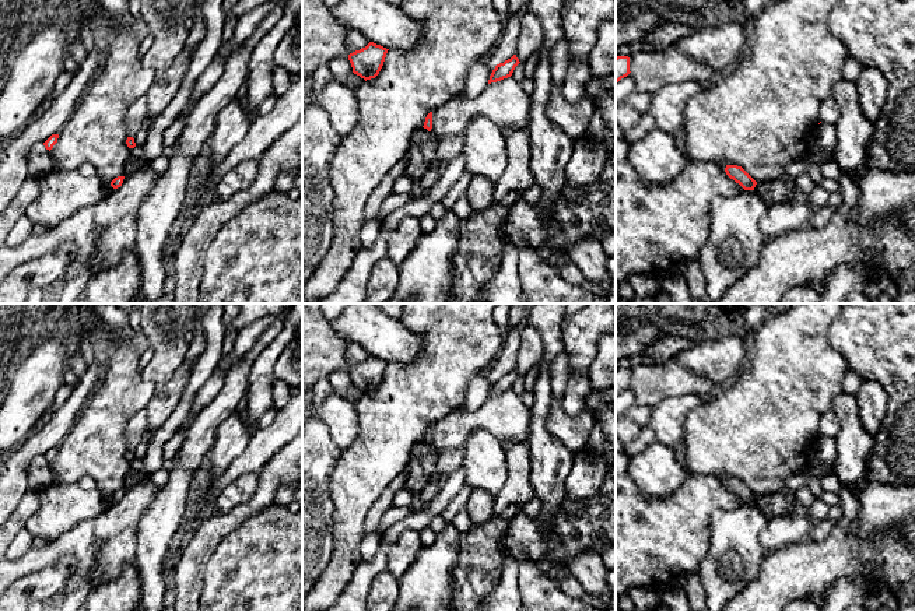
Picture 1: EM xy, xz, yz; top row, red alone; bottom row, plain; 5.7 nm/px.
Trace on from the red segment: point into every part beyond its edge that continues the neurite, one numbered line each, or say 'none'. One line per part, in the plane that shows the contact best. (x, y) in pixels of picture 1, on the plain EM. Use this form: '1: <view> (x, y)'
none

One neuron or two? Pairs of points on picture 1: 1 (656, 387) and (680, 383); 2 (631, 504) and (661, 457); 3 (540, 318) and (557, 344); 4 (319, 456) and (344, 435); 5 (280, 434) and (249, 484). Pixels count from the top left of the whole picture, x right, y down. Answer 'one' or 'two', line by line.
1: one
2: two
3: one
4: two
5: two

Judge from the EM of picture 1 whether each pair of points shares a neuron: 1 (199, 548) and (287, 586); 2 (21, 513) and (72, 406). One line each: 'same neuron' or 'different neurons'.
1: different neurons
2: different neurons

